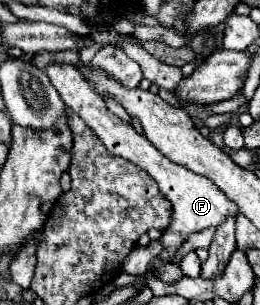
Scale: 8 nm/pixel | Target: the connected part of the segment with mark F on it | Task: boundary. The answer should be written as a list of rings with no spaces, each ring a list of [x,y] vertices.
[[[56,63],[48,65],[46,75],[50,77],[52,85],[60,93],[66,107],[70,111],[74,111],[76,115],[80,115],[90,129],[94,129],[94,133],[100,137],[100,141],[106,145],[106,149],[110,153],[116,153],[116,155],[132,161],[134,165],[144,169],[150,177],[154,177],[162,195],[172,203],[172,221],[162,231],[162,237],[160,237],[160,243],[162,243],[164,249],[158,257],[164,263],[170,263],[174,259],[174,255],[178,253],[178,249],[182,247],[182,243],[186,241],[186,237],[190,233],[202,231],[206,227],[218,227],[228,217],[238,217],[240,215],[238,205],[234,205],[234,201],[228,201],[226,193],[222,193],[222,189],[218,189],[218,185],[214,185],[214,181],[210,181],[208,177],[202,177],[202,175],[170,161],[144,135],[136,133],[130,123],[124,123],[116,115],[112,115],[106,109],[104,99],[98,97],[98,93],[94,93],[94,89],[90,89],[90,85],[84,81],[82,73],[74,65],[56,65]]]

